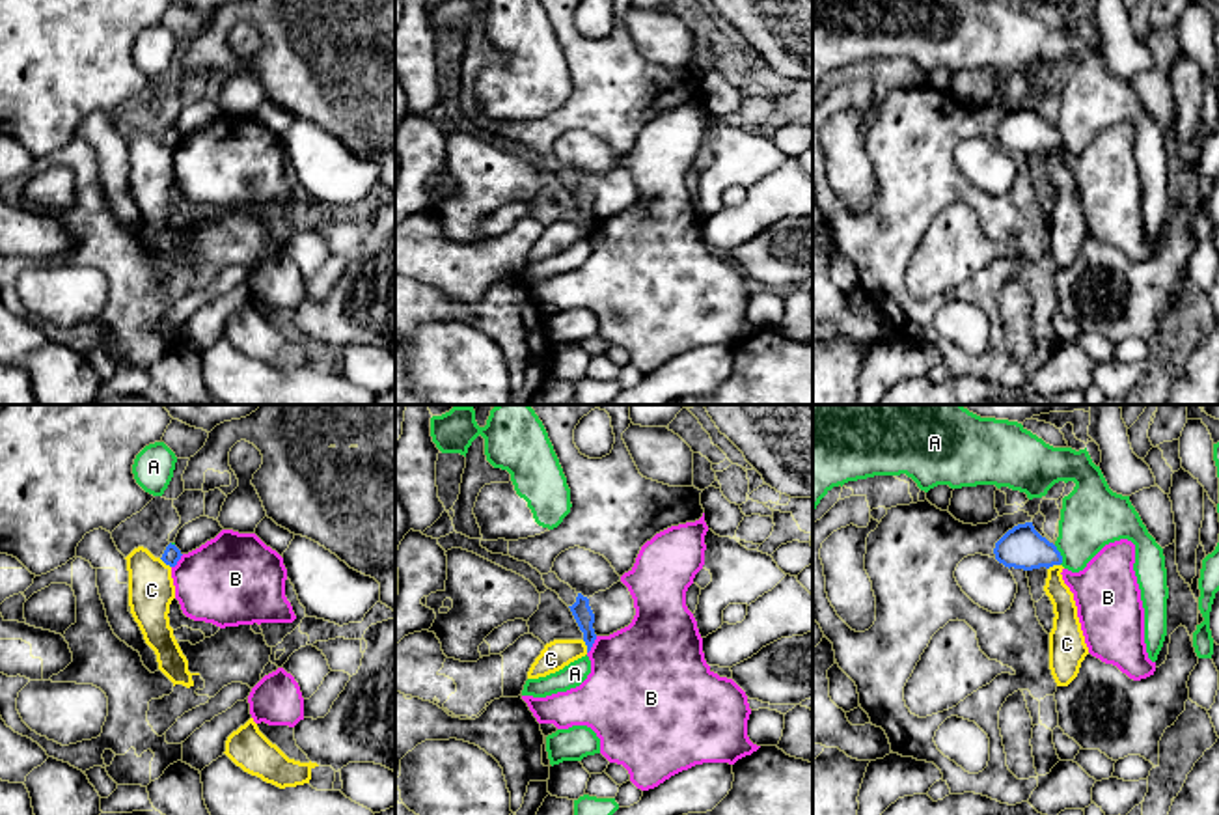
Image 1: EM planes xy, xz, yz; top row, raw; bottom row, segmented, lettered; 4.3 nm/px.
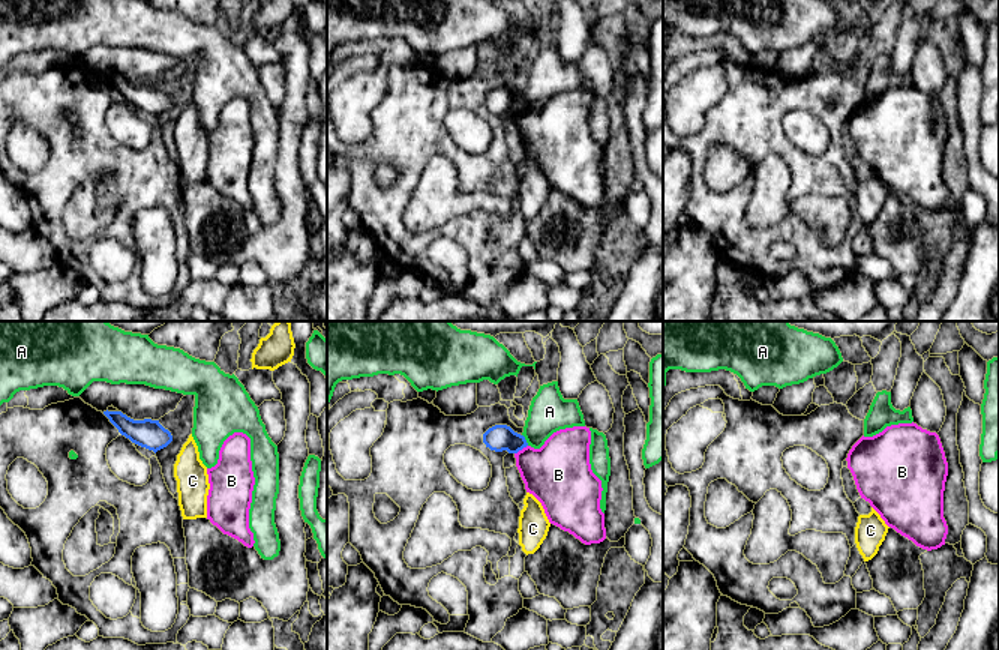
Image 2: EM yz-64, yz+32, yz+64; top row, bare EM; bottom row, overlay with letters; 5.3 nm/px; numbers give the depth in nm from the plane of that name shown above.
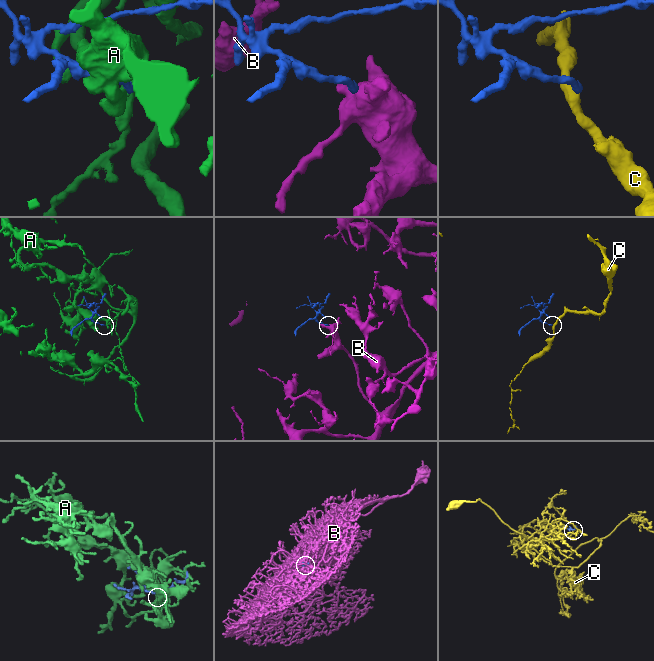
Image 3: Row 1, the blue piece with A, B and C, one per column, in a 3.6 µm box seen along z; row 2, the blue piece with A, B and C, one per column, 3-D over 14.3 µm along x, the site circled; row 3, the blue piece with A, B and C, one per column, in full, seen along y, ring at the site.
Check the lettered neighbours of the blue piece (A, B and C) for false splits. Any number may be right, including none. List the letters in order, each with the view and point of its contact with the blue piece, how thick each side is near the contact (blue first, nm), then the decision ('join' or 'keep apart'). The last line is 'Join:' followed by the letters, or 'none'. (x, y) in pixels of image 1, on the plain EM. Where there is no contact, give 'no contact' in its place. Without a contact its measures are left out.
A: meets blue in yz at (1059, 137); 190 nm thick on the blue side, 280 nm on the other; keep apart
B: meets blue in xz at (591, 228); 90 nm thick on the blue side, 440 nm on the other; keep apart
C: meets blue in xz at (586, 226); 90 nm thick on the blue side, 120 nm on the other; keep apart
Join: none

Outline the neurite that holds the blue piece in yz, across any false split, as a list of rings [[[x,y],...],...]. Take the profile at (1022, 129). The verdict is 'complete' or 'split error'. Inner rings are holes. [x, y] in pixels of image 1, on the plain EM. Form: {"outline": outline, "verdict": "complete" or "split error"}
{"outline": [[[1033,104],[1008,112],[993,131],[995,142],[1005,149],[1033,153],[1062,145],[1062,138],[1053,125],[1042,119]]], "verdict": "complete"}

